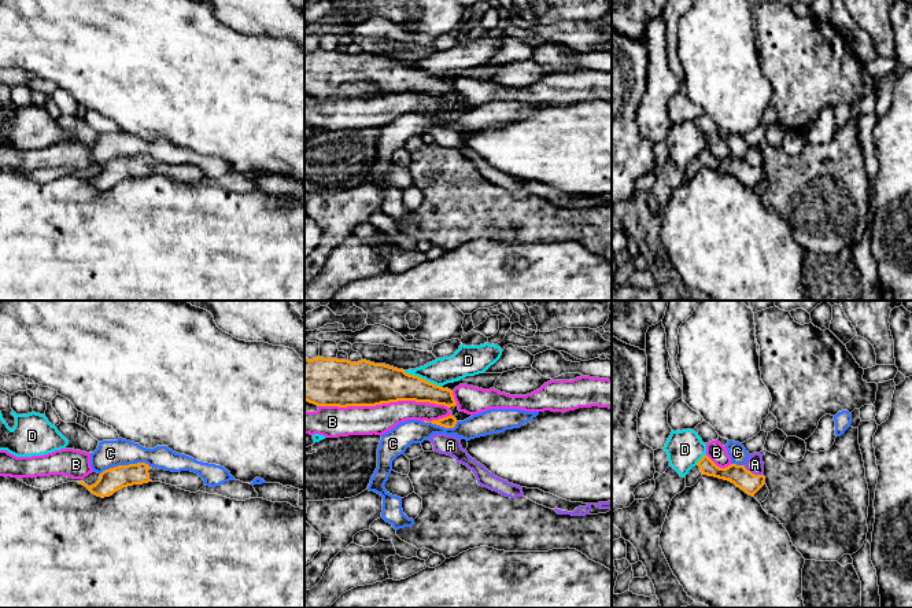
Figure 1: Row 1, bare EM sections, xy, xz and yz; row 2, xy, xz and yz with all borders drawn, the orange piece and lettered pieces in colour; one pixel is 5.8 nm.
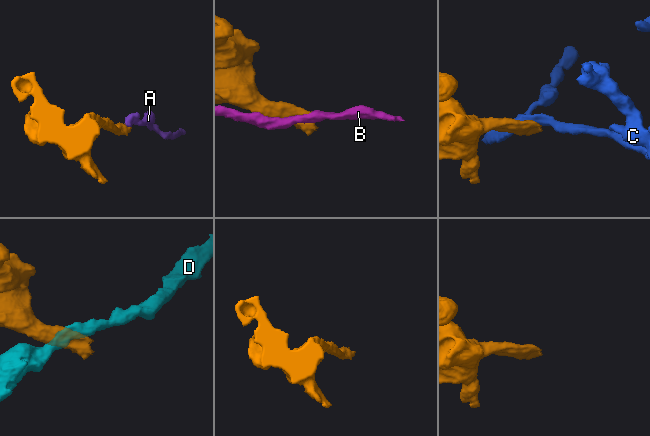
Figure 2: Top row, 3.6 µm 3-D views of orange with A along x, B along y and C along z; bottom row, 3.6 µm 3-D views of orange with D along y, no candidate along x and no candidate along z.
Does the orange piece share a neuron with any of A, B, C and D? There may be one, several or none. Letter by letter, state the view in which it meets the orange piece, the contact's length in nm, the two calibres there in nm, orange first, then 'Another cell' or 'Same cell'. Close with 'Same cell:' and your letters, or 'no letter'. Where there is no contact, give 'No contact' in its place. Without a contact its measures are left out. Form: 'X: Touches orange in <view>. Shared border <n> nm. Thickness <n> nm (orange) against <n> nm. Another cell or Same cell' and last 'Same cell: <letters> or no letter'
A: Touches orange in yz. Shared border 130 nm. Thickness 120 nm (orange) against 100 nm. Another cell
B: Touches orange in xz. Shared border 750 nm. Thickness 260 nm (orange) against 180 nm. Another cell
C: Touches orange in xy. Shared border 300 nm. Thickness 140 nm (orange) against 160 nm. Another cell
D: Touches orange in xz. Shared border 240 nm. Thickness 240 nm (orange) against 160 nm. Another cell
Same cell: no letter

